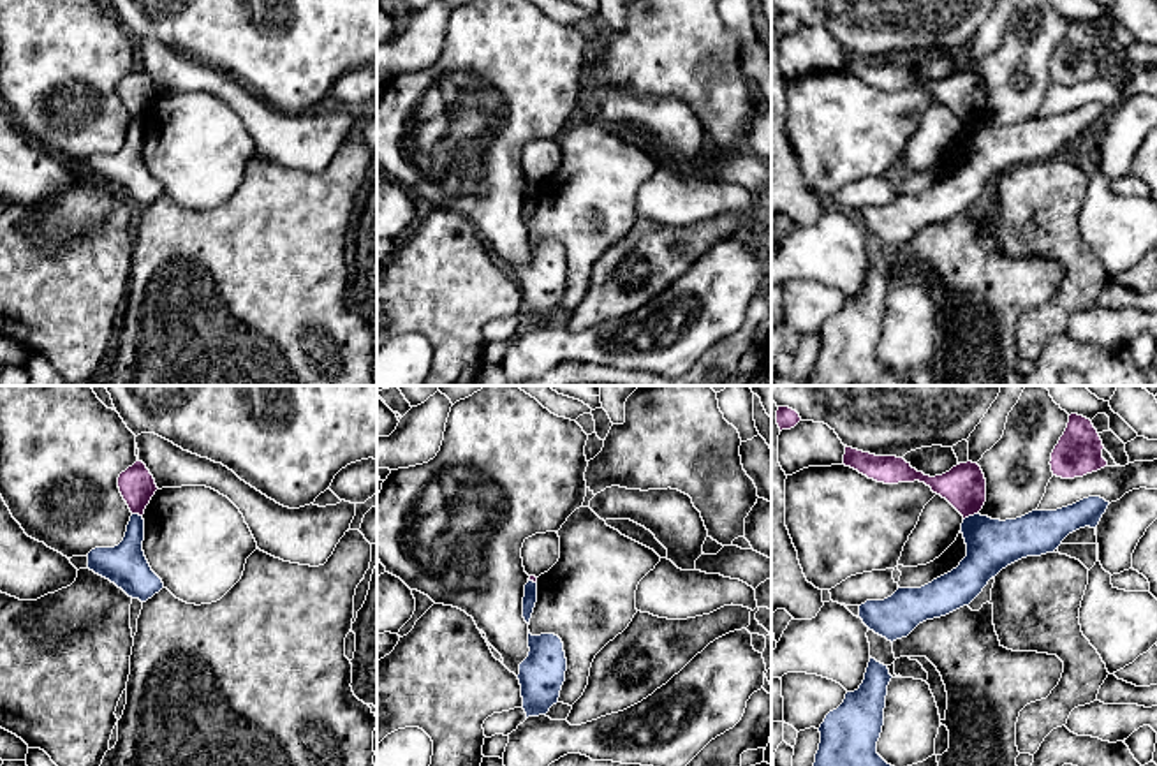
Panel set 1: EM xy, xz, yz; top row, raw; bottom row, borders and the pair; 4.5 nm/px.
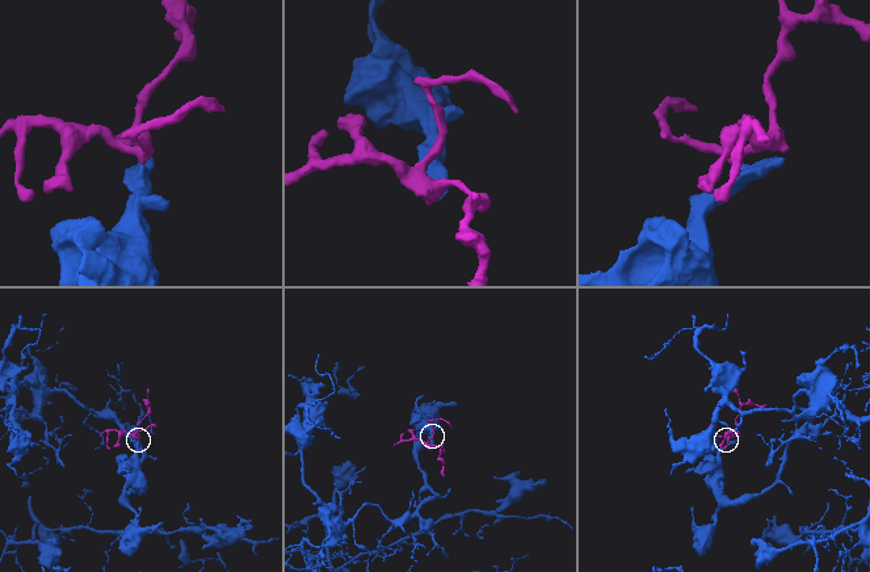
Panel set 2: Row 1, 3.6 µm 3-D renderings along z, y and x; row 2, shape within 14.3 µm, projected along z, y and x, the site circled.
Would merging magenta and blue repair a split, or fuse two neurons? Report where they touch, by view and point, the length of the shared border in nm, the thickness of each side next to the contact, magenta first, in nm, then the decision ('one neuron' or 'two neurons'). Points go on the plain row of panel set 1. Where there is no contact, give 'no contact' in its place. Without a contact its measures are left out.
meets magenta in yz at (969, 120); contact 70 nm long; 200 nm thick on the magenta side, 240 nm on the other; two neurons

